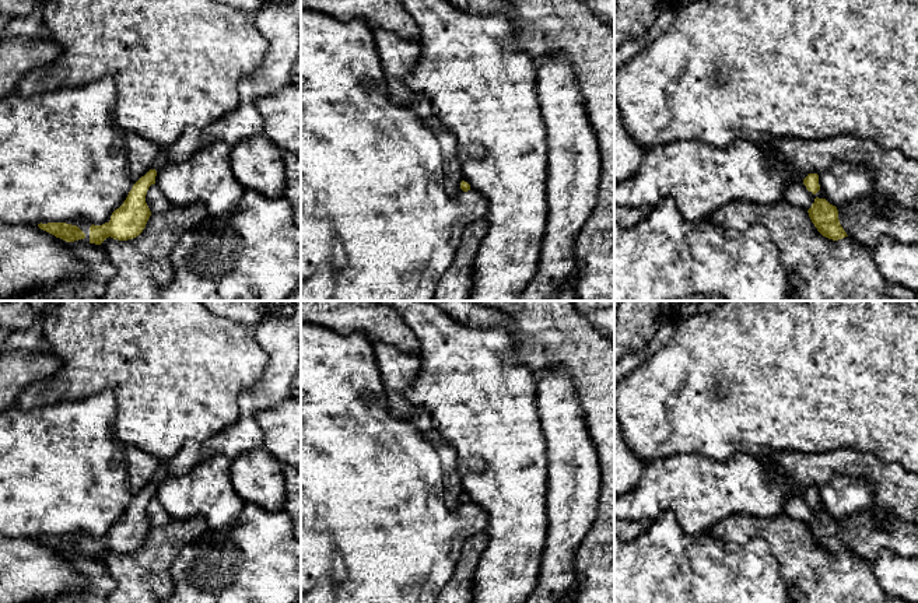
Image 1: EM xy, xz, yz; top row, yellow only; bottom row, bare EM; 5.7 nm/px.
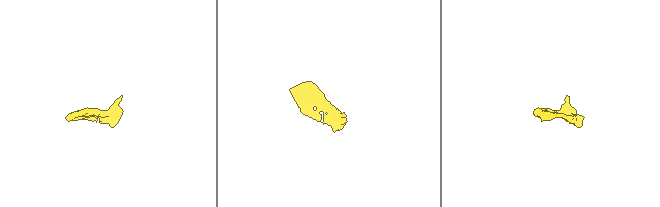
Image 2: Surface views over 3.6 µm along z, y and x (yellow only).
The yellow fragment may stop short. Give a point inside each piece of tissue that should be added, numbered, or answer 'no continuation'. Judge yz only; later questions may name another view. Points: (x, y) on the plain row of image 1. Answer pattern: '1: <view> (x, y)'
1: yz (862, 533)

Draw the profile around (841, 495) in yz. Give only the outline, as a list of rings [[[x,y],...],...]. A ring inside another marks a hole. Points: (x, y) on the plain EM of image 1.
[[[835,474],[823,484],[819,488],[819,498],[826,513],[835,520],[844,520],[856,512],[882,516],[876,508],[873,488],[865,481],[842,474]]]

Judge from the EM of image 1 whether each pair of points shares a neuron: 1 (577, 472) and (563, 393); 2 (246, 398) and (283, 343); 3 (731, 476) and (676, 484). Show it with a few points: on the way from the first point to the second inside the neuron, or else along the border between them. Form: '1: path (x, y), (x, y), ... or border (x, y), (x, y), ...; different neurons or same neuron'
1: path (570, 452), (563, 427), (563, 413); same neuron
2: path (262, 389), (280, 371), (283, 358); same neuron
3: path (717, 484), (690, 484); same neuron

